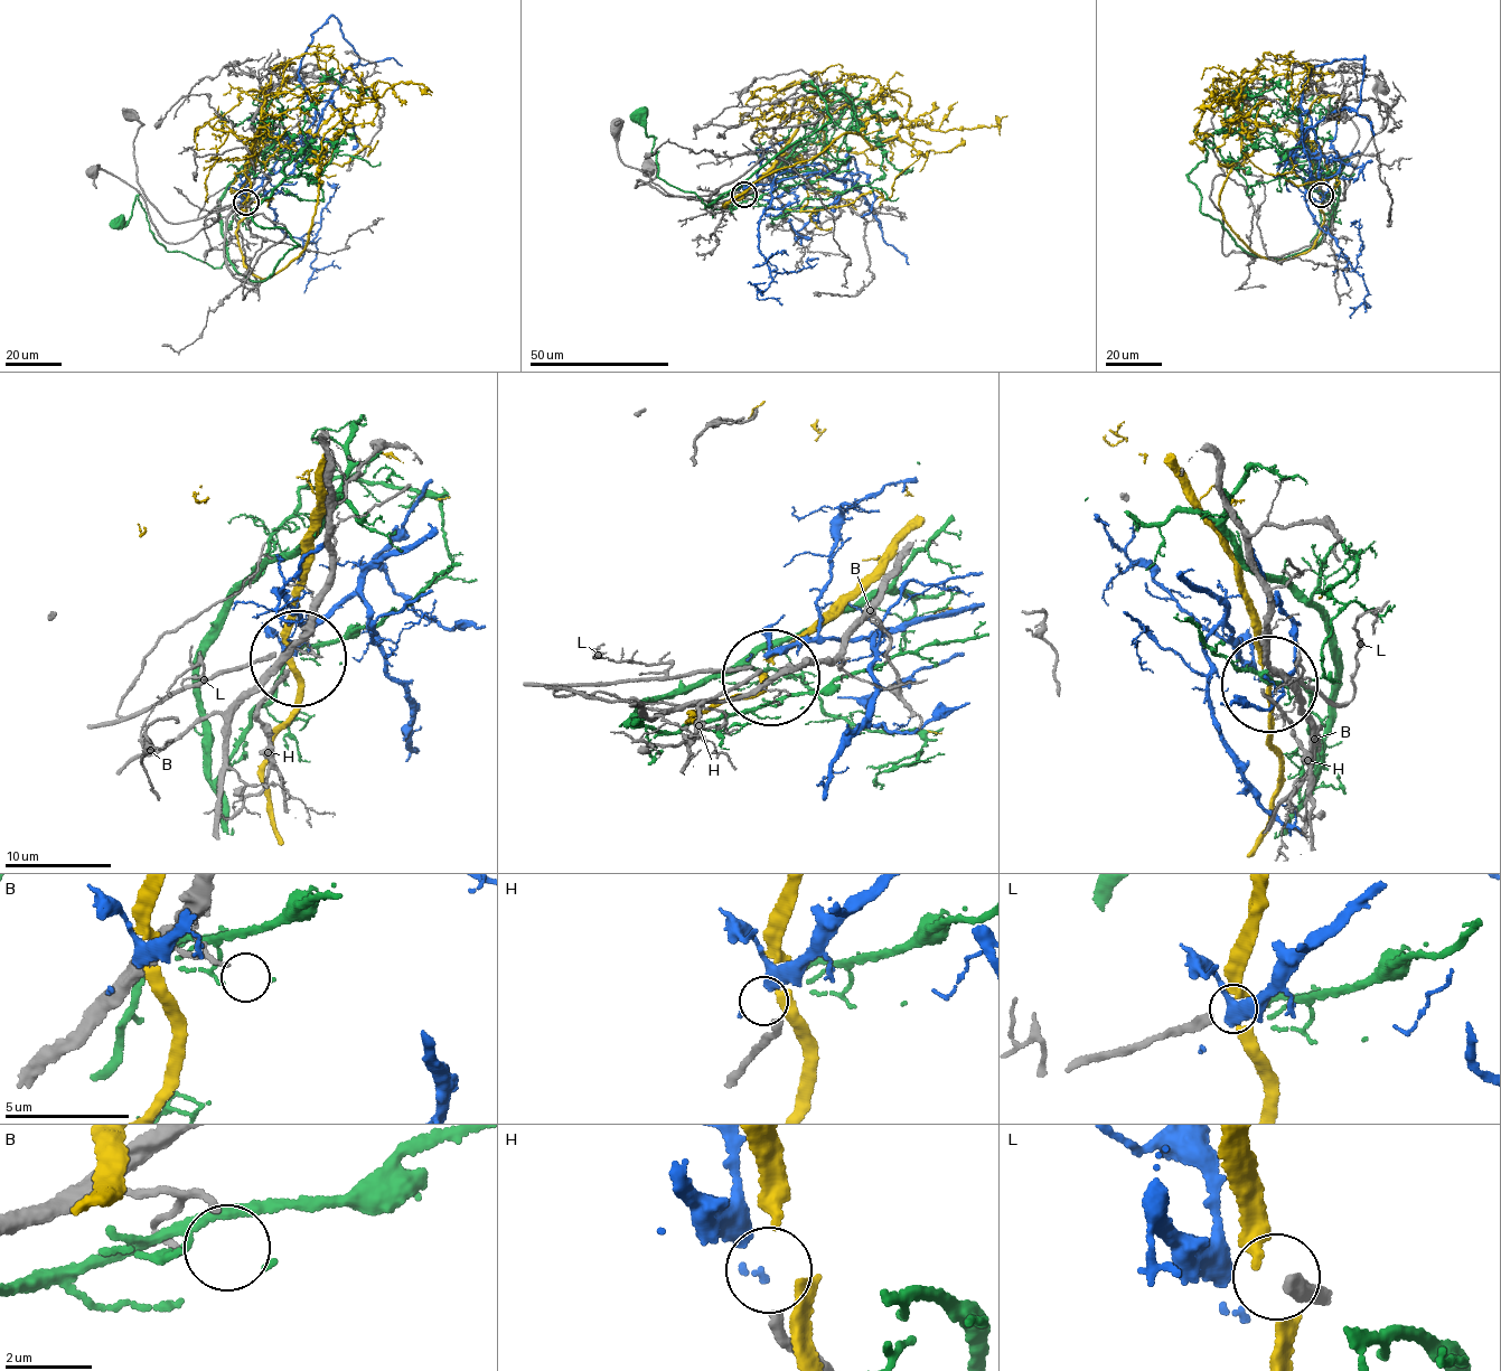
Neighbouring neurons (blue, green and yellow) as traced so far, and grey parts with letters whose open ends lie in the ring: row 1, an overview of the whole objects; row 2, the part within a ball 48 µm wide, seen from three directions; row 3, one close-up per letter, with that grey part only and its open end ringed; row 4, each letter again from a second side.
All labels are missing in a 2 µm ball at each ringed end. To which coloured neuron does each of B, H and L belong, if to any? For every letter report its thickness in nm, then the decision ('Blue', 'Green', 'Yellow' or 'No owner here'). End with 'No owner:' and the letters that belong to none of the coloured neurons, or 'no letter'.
B: Thickness 160 nm. No owner here
H: Thickness 280 nm. Blue
L: Thickness 280 nm. Yellow
No owner: B

